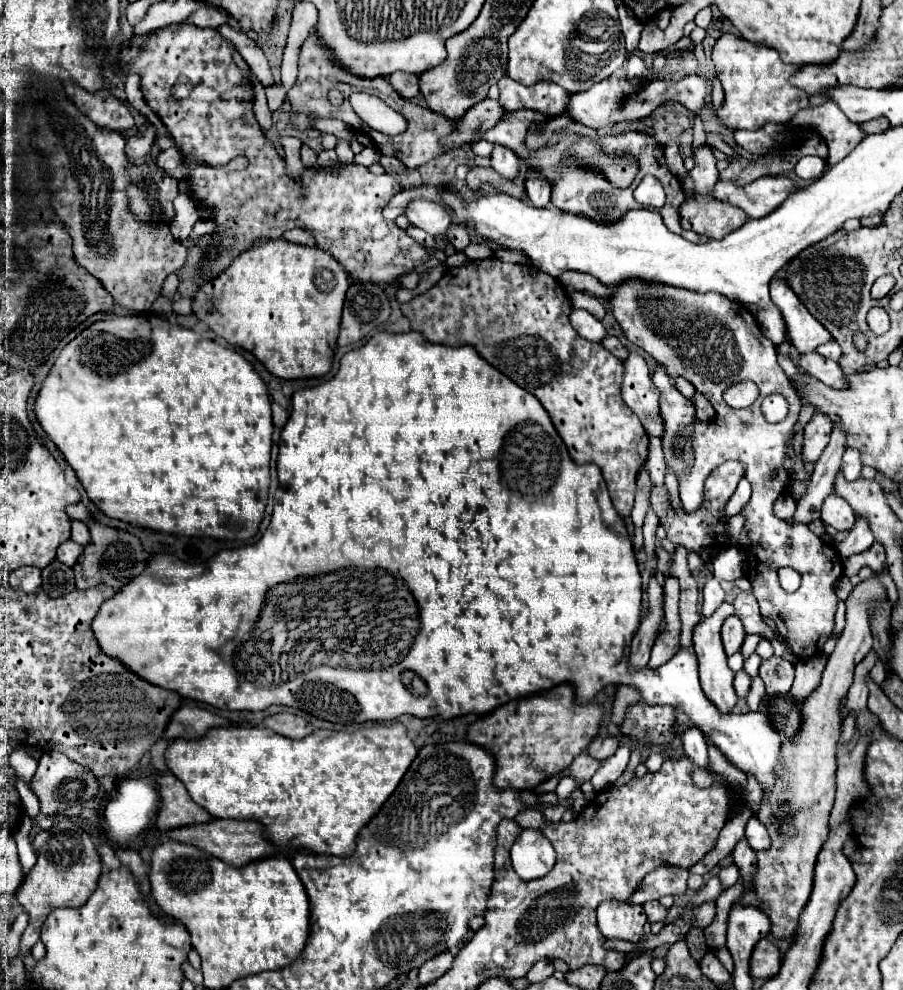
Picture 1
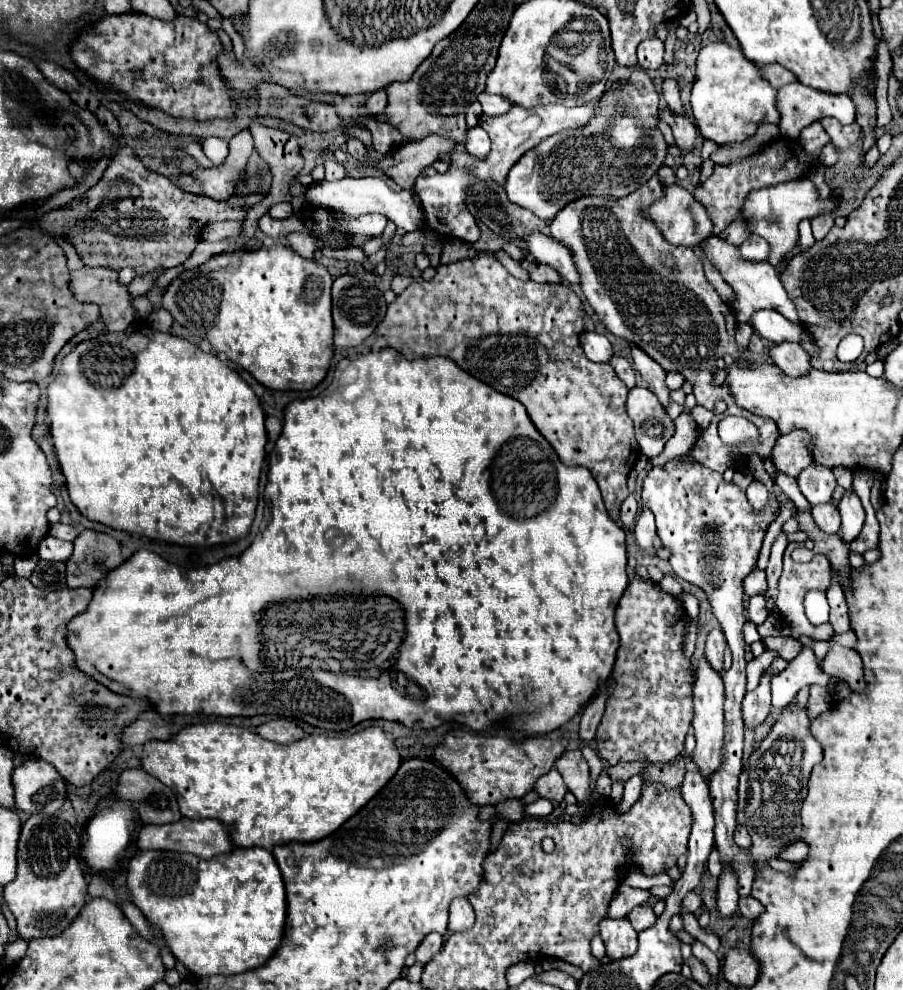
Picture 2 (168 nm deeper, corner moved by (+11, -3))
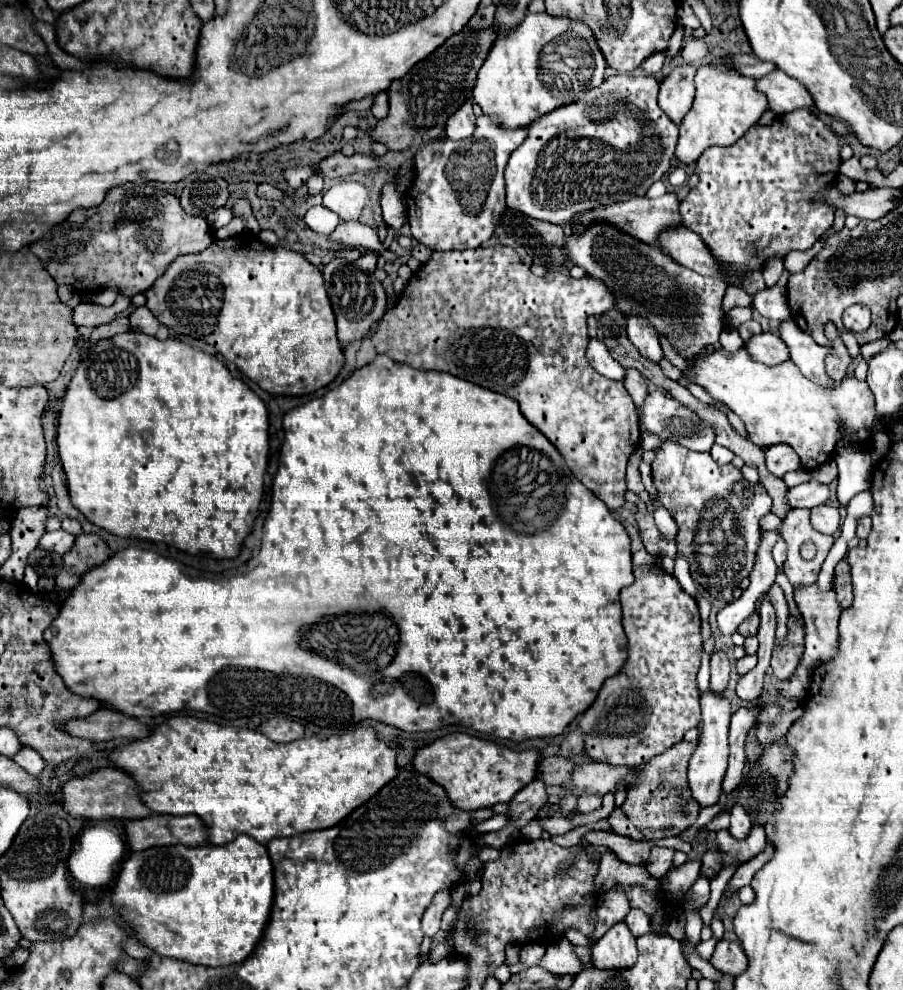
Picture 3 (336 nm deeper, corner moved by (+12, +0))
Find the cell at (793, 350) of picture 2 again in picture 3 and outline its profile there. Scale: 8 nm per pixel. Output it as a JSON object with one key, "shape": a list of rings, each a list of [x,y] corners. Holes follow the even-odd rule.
{"shape":[[[761,332],[761,334],[753,336],[751,340],[747,340],[745,350],[749,352],[749,356],[755,362],[763,362],[769,366],[781,364],[781,362],[785,362],[785,358],[789,358],[789,350],[787,350],[785,342],[771,332]]]}

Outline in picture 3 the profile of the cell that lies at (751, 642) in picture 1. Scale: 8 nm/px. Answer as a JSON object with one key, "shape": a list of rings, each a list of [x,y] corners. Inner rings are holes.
{"shape":[[[753,612],[745,622],[741,622],[741,626],[737,628],[737,632],[741,634],[741,636],[755,636],[757,634],[757,630],[759,630],[759,612]]]}

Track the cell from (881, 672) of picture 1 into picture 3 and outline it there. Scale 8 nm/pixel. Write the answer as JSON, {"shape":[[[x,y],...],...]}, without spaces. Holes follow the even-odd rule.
{"shape":[[[705,692],[701,696],[701,736],[697,750],[691,756],[689,762],[689,788],[691,796],[699,806],[713,806],[717,804],[721,796],[721,780],[727,770],[727,756],[729,756],[729,744],[727,744],[727,732],[729,732],[729,718],[731,718],[731,706],[723,696],[717,696],[713,692]]]}

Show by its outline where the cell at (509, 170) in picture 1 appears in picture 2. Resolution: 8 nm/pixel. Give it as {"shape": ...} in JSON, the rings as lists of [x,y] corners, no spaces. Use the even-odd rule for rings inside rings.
{"shape":[[[478,125],[472,127],[472,129],[468,129],[466,151],[470,155],[474,155],[476,159],[486,159],[488,153],[490,153],[490,139],[488,139],[488,135]]]}

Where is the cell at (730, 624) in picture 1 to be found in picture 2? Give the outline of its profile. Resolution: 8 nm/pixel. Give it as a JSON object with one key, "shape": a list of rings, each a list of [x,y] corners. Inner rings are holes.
{"shape":[[[716,627],[706,637],[706,659],[708,659],[708,663],[712,663],[712,667],[716,671],[722,671],[724,651],[726,651],[726,637],[724,637],[724,631],[720,627]]]}

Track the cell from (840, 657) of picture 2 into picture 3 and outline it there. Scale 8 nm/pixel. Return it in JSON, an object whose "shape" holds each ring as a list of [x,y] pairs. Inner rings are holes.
{"shape":[[[816,583],[795,588],[793,598],[795,598],[795,604],[797,604],[799,612],[805,618],[805,628],[807,628],[805,654],[803,654],[803,660],[799,665],[807,666],[807,668],[813,670],[821,662],[827,662],[829,658],[833,658],[835,652],[837,652],[837,622],[839,622],[839,616],[841,616],[841,608],[837,604],[835,592],[833,590],[823,592]]]}

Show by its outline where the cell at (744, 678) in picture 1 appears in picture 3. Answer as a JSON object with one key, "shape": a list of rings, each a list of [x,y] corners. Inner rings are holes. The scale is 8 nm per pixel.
{"shape":[[[651,432],[641,434],[641,448],[643,450],[657,450],[653,460],[653,484],[657,488],[657,498],[675,518],[679,532],[677,532],[677,550],[689,560],[693,580],[703,586],[711,596],[719,596],[725,602],[733,600],[733,590],[739,586],[743,578],[749,576],[755,564],[755,552],[761,542],[761,528],[759,520],[771,512],[771,496],[767,494],[763,484],[751,484],[743,478],[741,470],[733,464],[717,464],[709,452],[693,452],[677,442],[661,440]]]}

